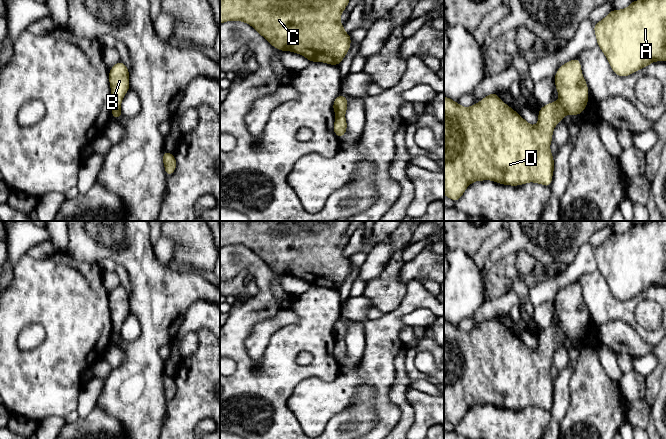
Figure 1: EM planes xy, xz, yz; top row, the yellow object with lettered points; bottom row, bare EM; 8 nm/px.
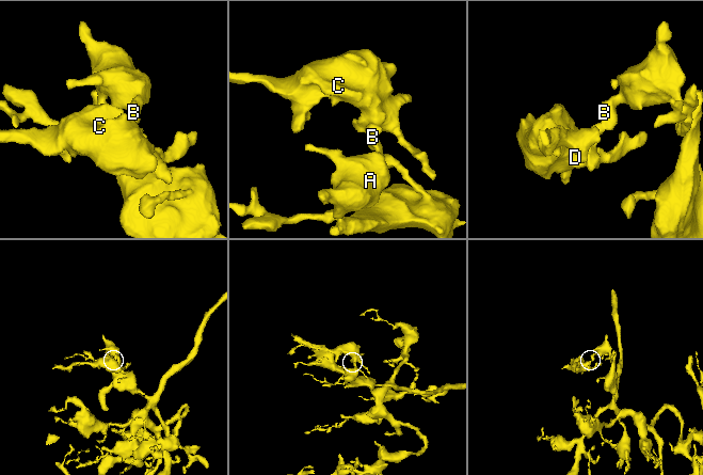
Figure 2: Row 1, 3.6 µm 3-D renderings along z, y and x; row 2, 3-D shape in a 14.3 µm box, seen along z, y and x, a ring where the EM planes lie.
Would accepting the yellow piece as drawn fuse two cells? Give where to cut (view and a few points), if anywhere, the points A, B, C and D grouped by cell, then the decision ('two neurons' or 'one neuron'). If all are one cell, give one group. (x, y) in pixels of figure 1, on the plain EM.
yz (558, 325), (567, 337) | A B / C D | two neurons

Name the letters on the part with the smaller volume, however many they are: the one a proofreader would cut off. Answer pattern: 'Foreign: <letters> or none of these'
Foreign: C, D

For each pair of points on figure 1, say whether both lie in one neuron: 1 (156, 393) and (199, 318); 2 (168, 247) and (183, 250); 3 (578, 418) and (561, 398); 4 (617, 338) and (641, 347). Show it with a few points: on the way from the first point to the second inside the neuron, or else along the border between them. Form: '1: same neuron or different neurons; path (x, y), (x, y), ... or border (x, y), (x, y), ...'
1: different neurons; border (163, 359), (165, 362)
2: different neurons; border (161, 235), (173, 243), (173, 259)
3: different neurons; border (569, 383), (569, 407), (559, 428)
4: same neuron; path (623, 338), (626, 338), (635, 346)

